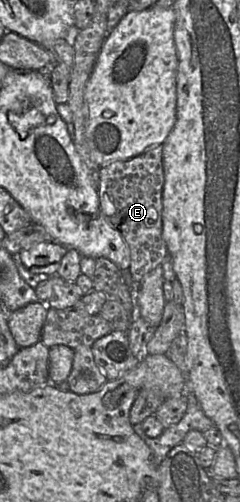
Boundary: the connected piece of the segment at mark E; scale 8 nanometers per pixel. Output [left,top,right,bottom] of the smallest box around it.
[98,145,168,284]

